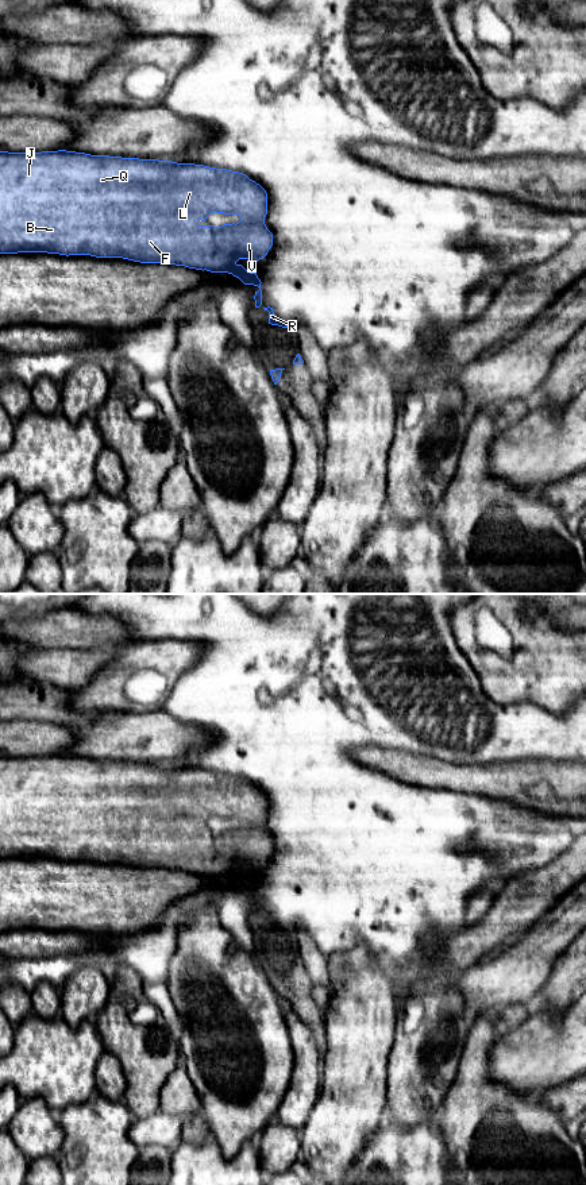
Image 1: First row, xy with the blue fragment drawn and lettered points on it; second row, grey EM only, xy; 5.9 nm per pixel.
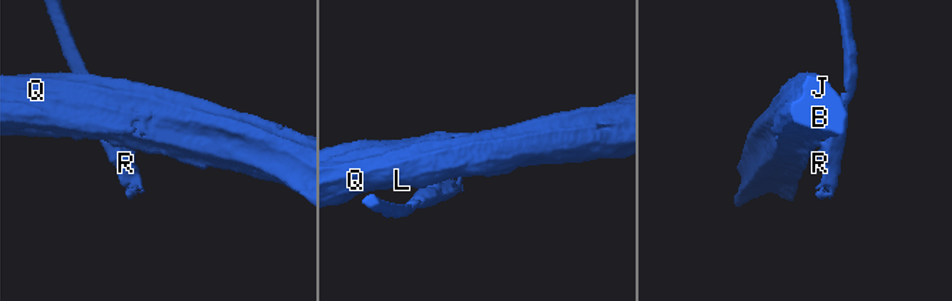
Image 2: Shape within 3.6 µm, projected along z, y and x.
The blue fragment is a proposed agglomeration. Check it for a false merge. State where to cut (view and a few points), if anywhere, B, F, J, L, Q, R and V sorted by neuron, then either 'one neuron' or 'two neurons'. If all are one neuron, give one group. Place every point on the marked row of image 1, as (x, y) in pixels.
cut in xy along (257, 277), (245, 284); B F J L Q V / R; two neurons

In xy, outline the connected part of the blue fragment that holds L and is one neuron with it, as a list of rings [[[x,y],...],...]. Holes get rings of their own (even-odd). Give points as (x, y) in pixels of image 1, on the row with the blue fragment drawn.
[[[0,151],[0,254],[18,252],[47,252],[59,255],[90,255],[96,258],[123,258],[140,263],[169,263],[185,266],[196,270],[207,270],[211,273],[228,273],[239,278],[243,283],[248,283],[257,273],[247,271],[236,262],[248,259],[258,262],[265,258],[273,246],[273,233],[265,224],[267,215],[267,193],[266,190],[250,180],[246,174],[227,169],[216,169],[194,163],[177,163],[171,161],[122,158],[109,155],[90,155],[76,151],[42,151],[42,153],[8,153]],[[211,213],[236,215],[240,221],[223,224],[221,227],[200,225]]]

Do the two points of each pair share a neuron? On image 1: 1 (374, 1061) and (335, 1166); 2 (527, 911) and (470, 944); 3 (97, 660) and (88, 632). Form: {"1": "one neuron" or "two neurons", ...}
{"1": "one neuron", "2": "one neuron", "3": "two neurons"}

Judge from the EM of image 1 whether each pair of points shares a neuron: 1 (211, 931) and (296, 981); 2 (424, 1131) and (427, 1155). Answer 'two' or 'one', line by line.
1: two
2: one

